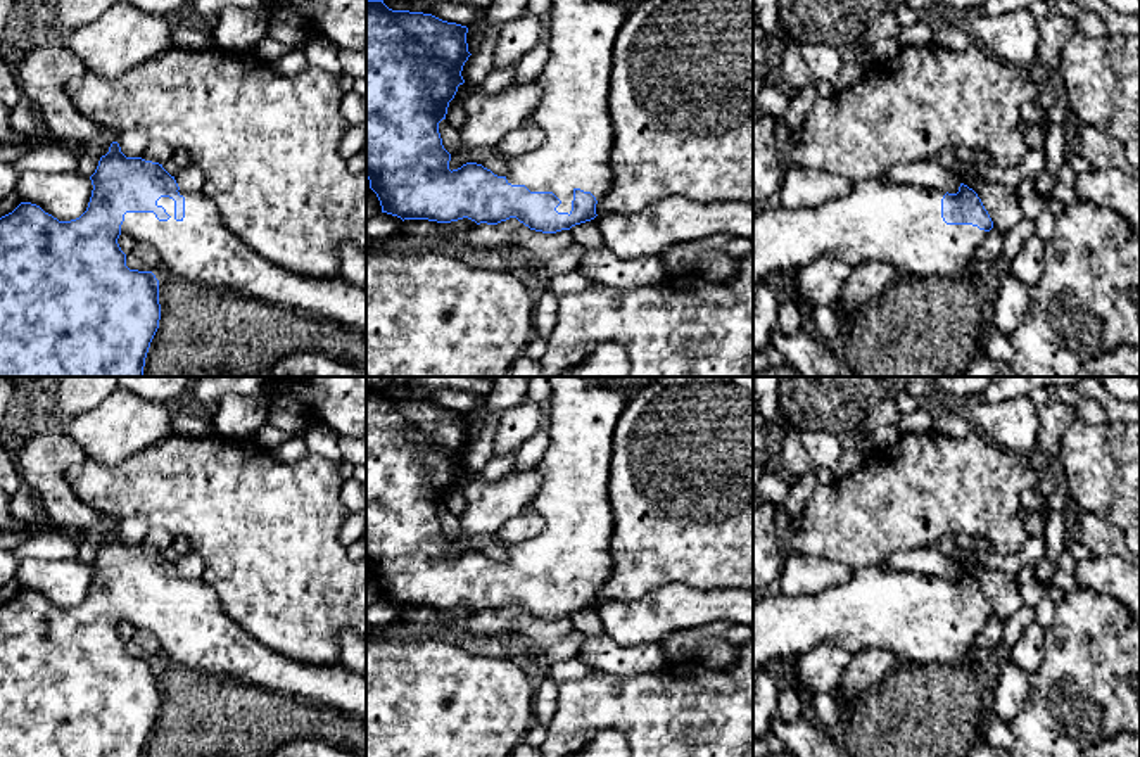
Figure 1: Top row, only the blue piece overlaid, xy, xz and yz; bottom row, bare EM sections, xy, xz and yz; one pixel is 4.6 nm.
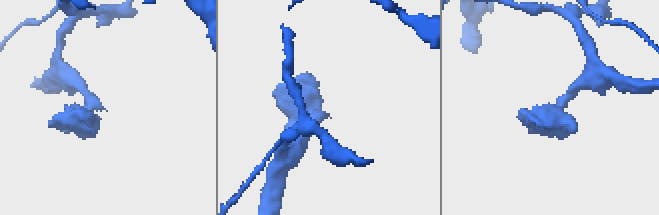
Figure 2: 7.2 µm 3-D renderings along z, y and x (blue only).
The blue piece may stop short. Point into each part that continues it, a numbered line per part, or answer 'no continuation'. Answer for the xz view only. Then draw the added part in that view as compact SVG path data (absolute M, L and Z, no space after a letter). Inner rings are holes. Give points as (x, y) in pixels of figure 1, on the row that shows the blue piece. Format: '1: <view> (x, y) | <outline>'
1: xz (574, 114) | M551 0L549 9L549 60L539 74L542 97L532 118L544 131L544 143L520 157L510 161L506 175L508 183L525 185L530 192L553 192L561 204L558 213L572 211L573 190L580 188L591 192L598 204L596 214L601 218L605 213L599 206L601 197L613 187L611 171L611 149L613 149L613 124L608 107L610 74L613 66L613 45L620 28L624 26L629 12L624 5L613 0Z

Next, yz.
1: yz (899, 223) | M865 178L855 181L845 195L819 206L784 207L772 202L753 214L753 285L774 275L786 278L824 254L833 254L852 268L883 261L900 275L943 278L972 275L972 258L986 232L972 225L947 225L941 218L945 194L928 185Z

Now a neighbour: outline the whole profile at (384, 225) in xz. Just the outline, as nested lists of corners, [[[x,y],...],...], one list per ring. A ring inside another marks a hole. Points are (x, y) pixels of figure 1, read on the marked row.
[[[380,213],[366,223],[366,239],[382,240],[401,233],[402,219],[387,213]]]

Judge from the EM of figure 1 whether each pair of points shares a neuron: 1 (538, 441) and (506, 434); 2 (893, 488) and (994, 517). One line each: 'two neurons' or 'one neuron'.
1: two neurons
2: one neuron

